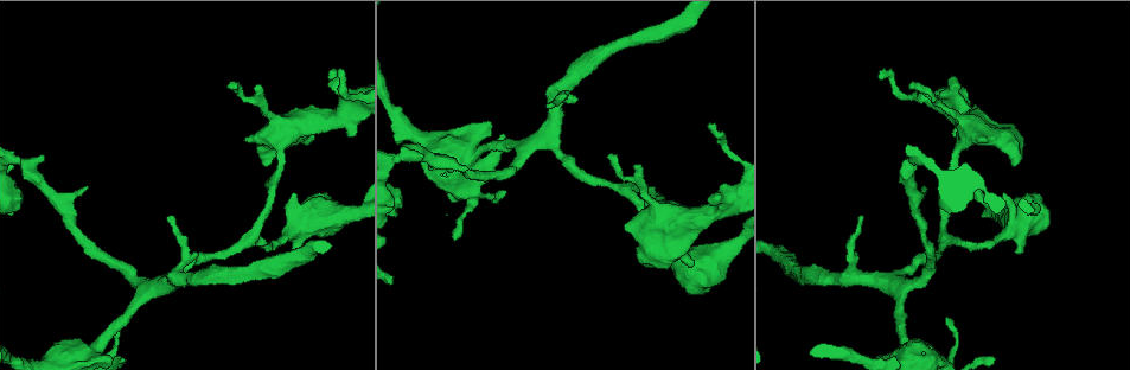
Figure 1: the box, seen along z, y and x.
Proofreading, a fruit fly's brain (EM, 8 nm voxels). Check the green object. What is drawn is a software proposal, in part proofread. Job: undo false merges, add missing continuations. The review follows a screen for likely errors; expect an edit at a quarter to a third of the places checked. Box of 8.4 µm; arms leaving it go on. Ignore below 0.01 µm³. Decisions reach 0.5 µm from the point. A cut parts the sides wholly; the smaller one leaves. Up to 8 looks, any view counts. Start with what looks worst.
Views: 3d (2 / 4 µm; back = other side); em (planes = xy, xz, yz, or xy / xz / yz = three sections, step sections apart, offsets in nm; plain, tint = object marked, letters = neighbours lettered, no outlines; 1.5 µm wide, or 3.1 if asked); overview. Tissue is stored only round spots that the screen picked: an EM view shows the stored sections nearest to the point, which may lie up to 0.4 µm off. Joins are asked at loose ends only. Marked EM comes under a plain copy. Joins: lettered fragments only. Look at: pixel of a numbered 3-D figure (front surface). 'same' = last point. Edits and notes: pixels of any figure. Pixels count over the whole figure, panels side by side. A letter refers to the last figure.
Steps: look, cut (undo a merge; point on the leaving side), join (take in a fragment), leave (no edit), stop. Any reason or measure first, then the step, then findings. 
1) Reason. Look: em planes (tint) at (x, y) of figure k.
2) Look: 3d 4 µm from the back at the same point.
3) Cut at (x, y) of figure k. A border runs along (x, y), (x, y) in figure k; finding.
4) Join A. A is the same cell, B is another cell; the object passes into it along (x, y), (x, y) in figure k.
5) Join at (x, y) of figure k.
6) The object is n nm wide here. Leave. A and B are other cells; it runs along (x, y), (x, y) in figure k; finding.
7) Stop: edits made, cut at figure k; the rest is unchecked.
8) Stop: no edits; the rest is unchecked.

Free end. Look: 3d 2 µm at (255, 87) of figure 1.

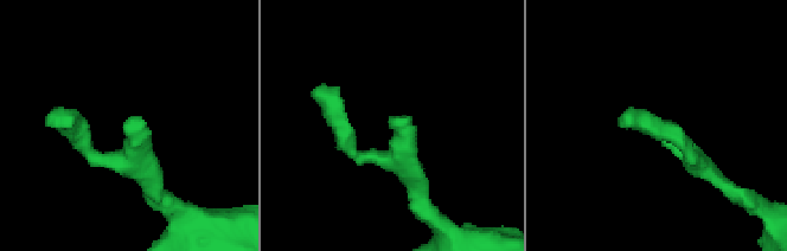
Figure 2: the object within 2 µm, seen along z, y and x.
Look: em planes (tint) at (393, 119) of figure 2.

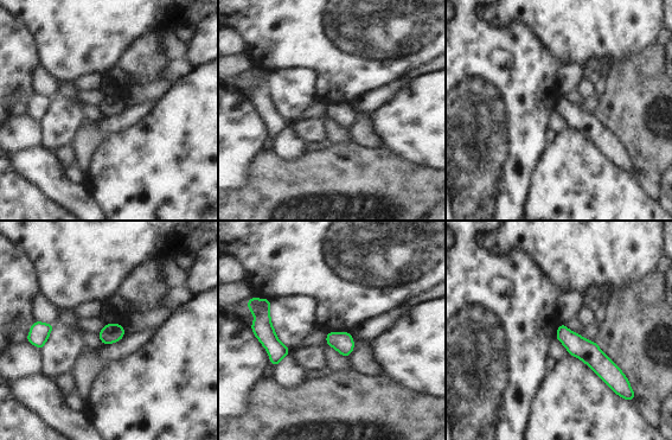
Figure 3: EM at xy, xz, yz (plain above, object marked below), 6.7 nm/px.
Look: em planes (letters) at the same point.

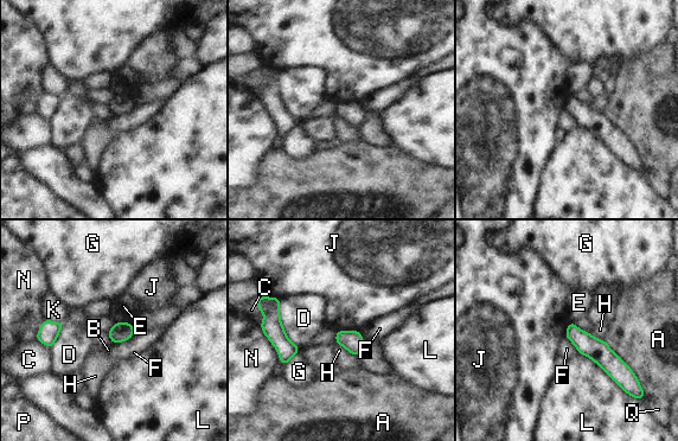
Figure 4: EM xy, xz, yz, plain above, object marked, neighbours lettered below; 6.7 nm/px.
Leave. A, B, C, D, E, F, G, H, J, K, L, N, P and Q are other cells; a border runs along (337, 330), (358, 331) in figure 4; none of them fits.

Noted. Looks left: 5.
Look: em planes (letters) at (953, 135) of figure 1.

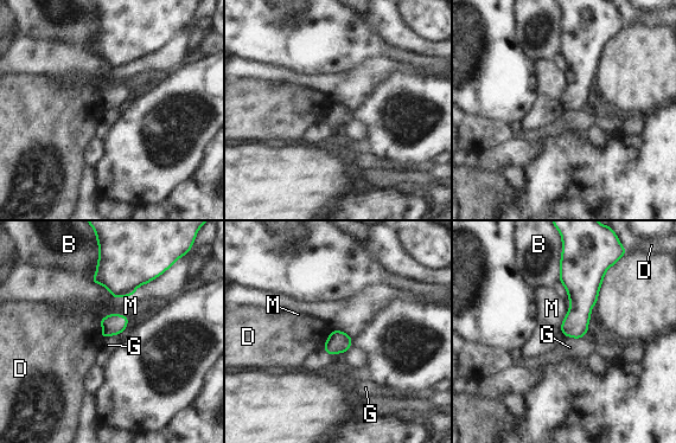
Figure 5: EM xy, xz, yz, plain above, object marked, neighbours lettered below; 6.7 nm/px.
Leave. B, D, G and M are other cells; a border runs along (565, 335), (582, 338) in figure 5; no lettered fragment goes on from it.

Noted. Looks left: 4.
Calibre changes. Look: em planes (tint) at (23, 161) of figure 1.

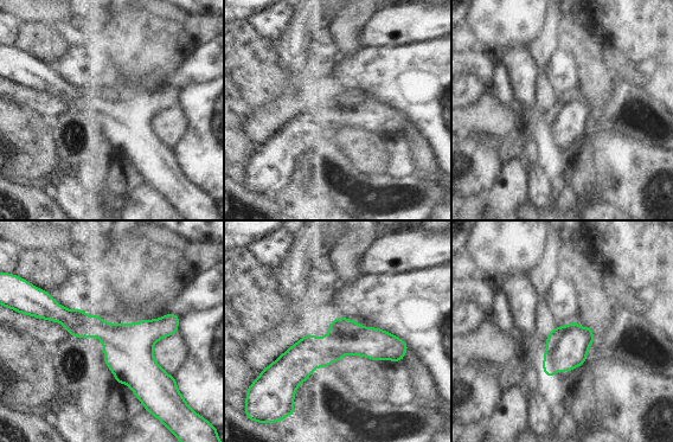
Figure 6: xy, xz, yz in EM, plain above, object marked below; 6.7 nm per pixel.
Look: em planes (letters) at the same point.

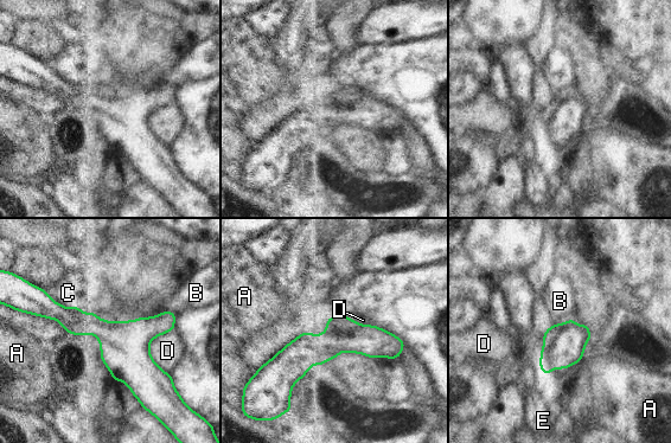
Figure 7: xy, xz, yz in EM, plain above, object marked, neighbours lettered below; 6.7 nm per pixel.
The longest contact is with B, 550 nm. Leave. A, B, C, D and E are other cells; all the same cell.

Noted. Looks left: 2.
Stop: no edits; the rest is unchecked.

